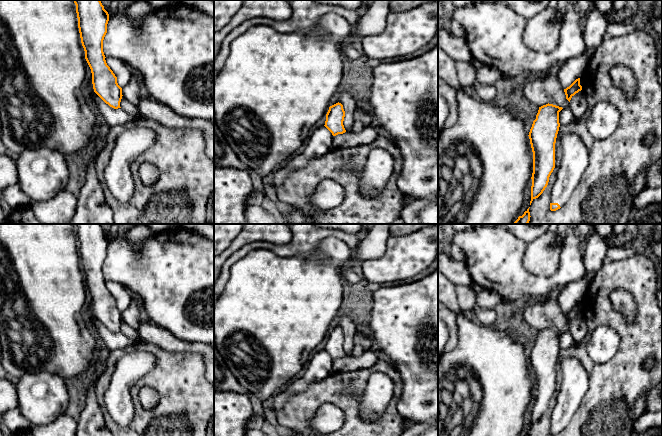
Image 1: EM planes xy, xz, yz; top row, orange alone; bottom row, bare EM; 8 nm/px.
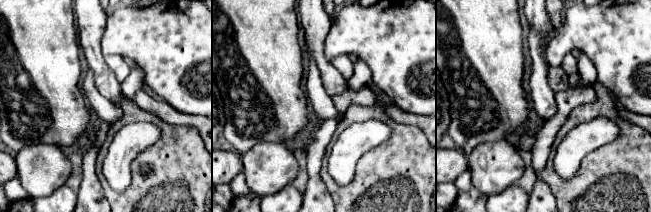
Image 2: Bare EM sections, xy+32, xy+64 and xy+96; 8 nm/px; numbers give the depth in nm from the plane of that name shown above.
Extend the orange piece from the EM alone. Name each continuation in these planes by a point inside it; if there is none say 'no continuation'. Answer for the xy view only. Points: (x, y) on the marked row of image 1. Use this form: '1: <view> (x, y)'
no continuation

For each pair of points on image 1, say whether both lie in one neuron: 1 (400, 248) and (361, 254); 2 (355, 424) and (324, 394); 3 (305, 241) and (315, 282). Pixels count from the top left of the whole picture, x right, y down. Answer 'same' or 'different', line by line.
1: different
2: same
3: different

